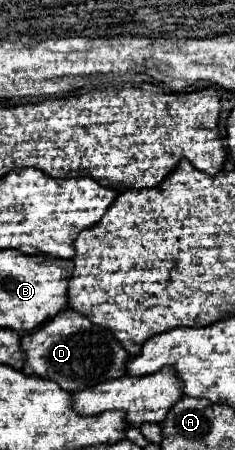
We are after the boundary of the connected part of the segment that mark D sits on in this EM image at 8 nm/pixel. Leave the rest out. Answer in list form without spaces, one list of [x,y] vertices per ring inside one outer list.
[[[70,308],[62,310],[54,320],[42,324],[40,328],[24,334],[22,348],[26,350],[26,374],[50,378],[68,392],[78,392],[124,376],[126,362],[130,358],[110,330],[92,324],[84,314]]]

